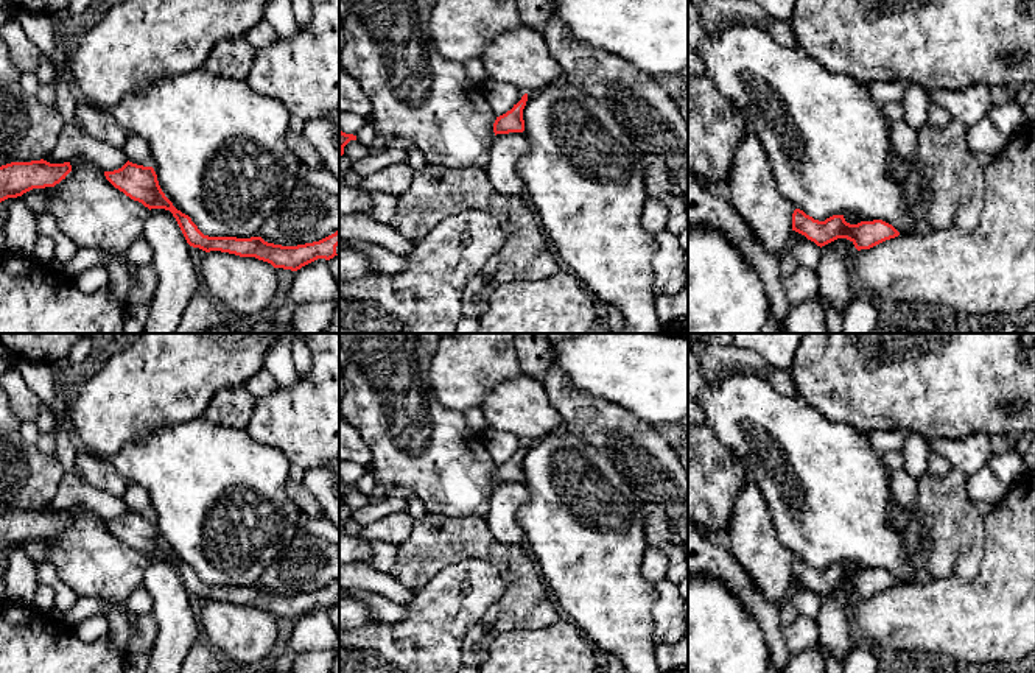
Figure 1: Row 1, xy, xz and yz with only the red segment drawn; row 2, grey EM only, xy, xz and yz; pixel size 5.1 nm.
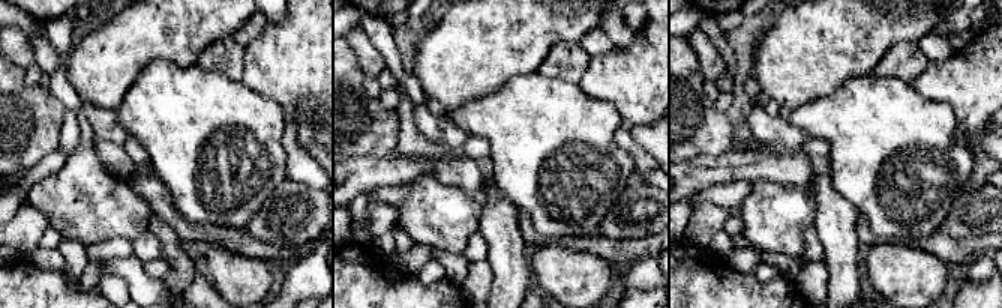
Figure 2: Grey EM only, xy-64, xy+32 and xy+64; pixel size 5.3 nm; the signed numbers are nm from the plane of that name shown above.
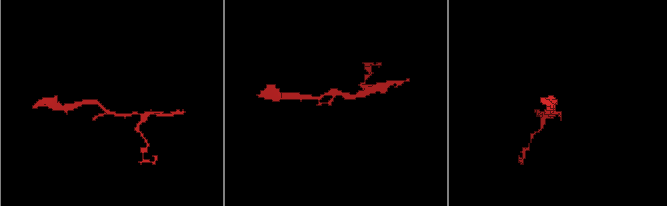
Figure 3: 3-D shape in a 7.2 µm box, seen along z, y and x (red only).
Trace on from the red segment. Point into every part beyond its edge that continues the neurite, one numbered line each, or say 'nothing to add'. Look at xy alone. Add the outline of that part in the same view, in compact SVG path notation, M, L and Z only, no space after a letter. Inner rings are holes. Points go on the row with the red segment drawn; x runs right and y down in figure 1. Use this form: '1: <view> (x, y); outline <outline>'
nothing to add

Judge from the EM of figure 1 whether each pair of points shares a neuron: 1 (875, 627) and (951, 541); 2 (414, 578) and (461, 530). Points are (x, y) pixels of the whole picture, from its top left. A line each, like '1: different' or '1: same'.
1: different
2: same

